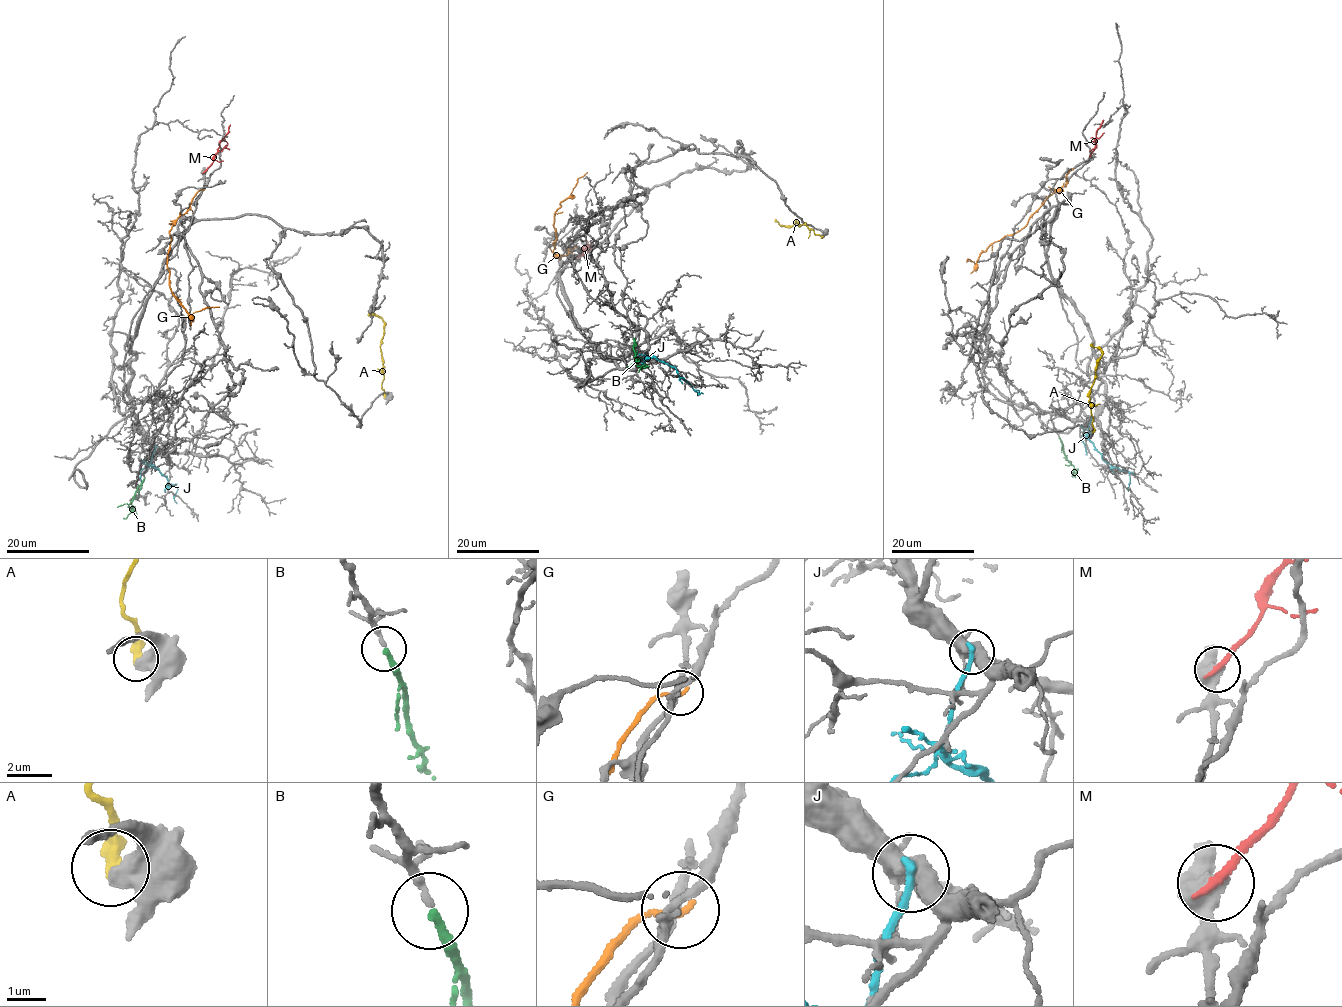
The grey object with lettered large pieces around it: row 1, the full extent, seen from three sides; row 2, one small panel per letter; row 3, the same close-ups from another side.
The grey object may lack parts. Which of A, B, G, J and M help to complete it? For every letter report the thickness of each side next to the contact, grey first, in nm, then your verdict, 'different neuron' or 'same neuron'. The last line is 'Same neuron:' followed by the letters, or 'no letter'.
A: calibres 550 and 400 nm; different neuron
B: calibres 140 and 220 nm; same neuron
G: calibres 190 and 140 nm; different neuron
J: calibres 500 and 240 nm; different neuron
M: calibres 360 and 240 nm; different neuron
Same neuron: B

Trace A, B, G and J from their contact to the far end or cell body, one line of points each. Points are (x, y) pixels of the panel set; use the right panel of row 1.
A: (1093, 432), (1089, 391), (1095, 377), (1096, 361), (1101, 357), (1100, 349), (1090, 343)
B: (1059, 438), (1066, 459), (1074, 467), (1073, 475)
G: (1073, 169), (1067, 175), (1064, 186), (1049, 196), (1021, 228), (993, 242), (975, 263), (966, 261)
J: (1091, 417), (1090, 441), (1101, 457), (1128, 472), (1128, 491)

